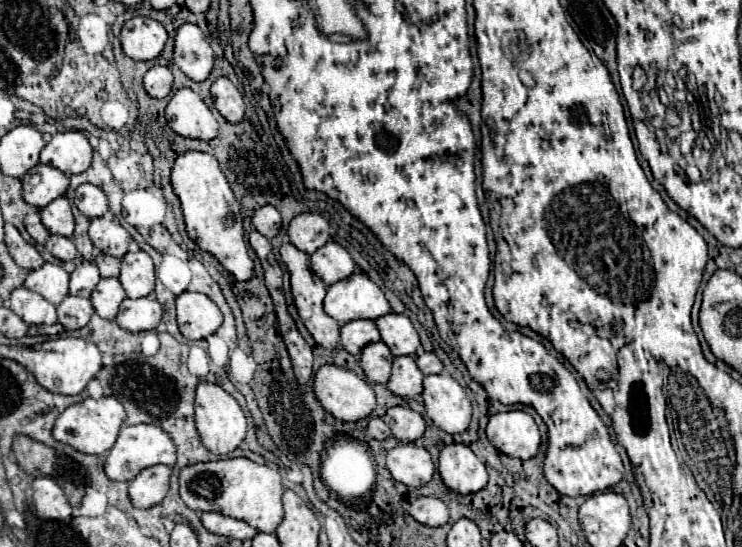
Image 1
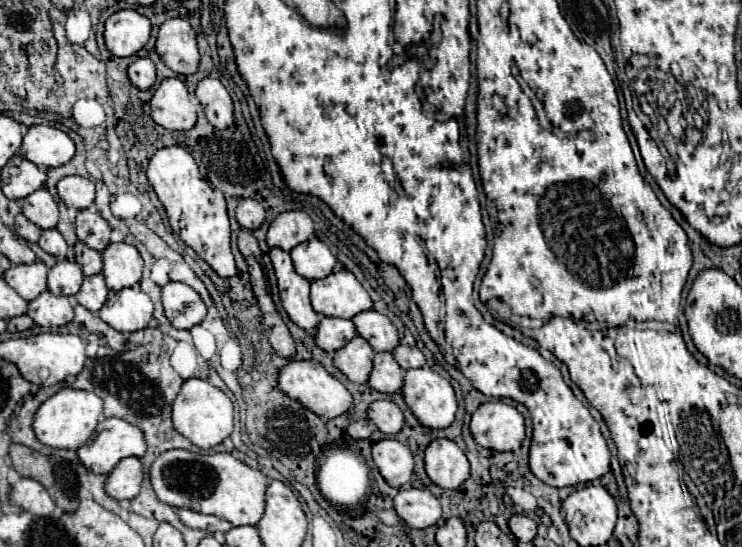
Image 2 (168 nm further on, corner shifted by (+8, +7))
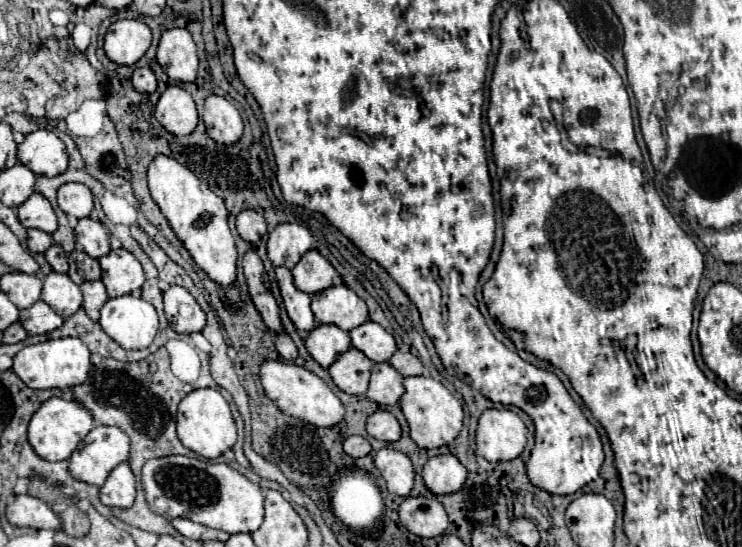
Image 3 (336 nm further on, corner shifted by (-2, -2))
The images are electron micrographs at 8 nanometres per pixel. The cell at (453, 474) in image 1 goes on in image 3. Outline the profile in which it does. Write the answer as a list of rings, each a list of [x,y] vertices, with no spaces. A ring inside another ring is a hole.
[[[436,455],[430,457],[422,469],[424,485],[434,495],[446,495],[460,491],[466,481],[466,467],[454,455]]]

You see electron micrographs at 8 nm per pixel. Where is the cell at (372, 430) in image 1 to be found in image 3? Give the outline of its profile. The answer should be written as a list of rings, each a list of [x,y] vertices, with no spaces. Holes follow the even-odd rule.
[[[346,437],[346,441],[344,441],[344,453],[350,457],[364,457],[370,451],[372,451],[372,447],[364,437]]]

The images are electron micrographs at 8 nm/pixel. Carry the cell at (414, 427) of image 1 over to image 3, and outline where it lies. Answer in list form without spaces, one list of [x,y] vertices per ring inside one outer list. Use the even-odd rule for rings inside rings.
[[[376,411],[368,417],[366,421],[366,431],[370,437],[378,439],[378,441],[386,441],[386,443],[392,443],[392,441],[398,441],[400,439],[400,423],[396,421],[396,417],[388,411]]]

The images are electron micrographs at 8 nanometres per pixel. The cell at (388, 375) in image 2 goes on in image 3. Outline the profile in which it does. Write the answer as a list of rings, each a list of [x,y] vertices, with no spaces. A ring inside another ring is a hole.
[[[376,363],[370,371],[370,385],[366,397],[380,405],[396,405],[402,393],[402,375],[388,363]]]

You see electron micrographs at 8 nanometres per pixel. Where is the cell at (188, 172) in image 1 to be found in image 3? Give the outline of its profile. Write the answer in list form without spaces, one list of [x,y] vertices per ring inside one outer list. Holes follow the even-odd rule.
[[[158,155],[148,167],[148,189],[162,215],[178,235],[194,263],[218,285],[230,285],[236,279],[236,245],[228,229],[228,211],[224,201],[196,179],[192,171],[176,163],[176,159]]]

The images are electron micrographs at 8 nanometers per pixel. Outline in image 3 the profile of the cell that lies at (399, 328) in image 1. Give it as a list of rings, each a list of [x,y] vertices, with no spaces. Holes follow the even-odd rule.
[[[366,321],[350,331],[352,347],[362,351],[372,363],[382,363],[396,351],[394,337],[374,321]]]

